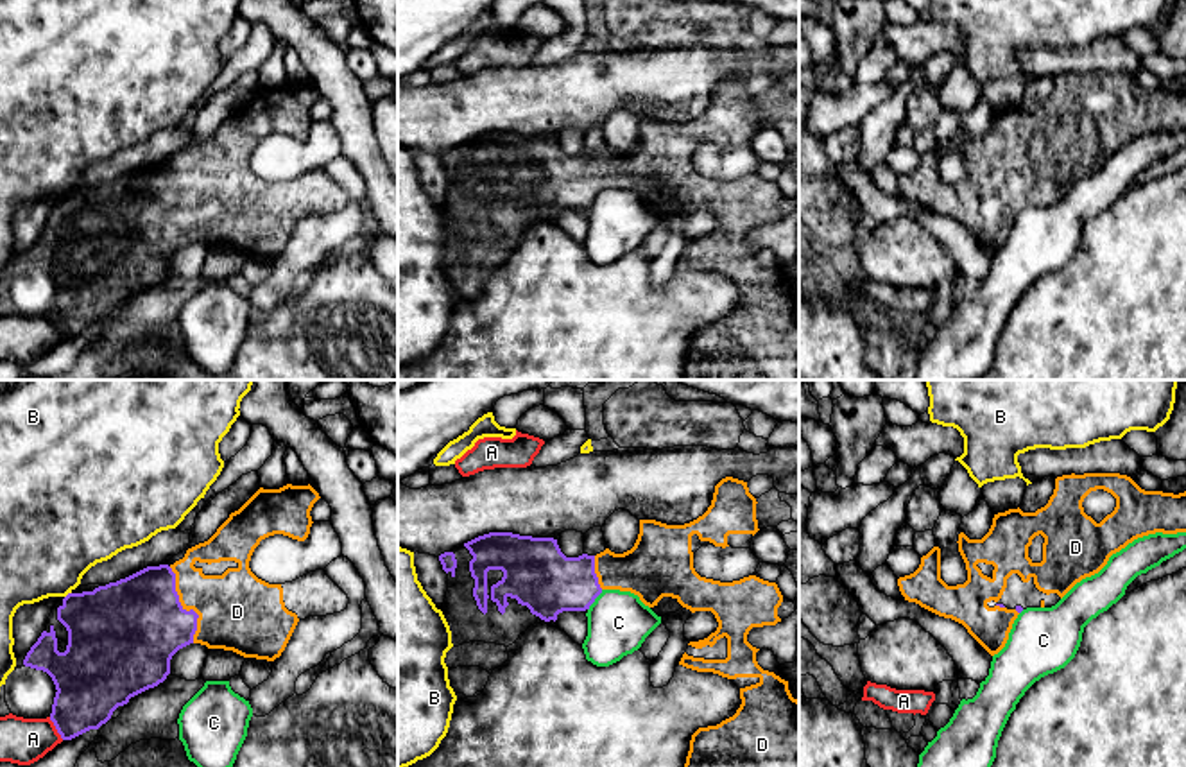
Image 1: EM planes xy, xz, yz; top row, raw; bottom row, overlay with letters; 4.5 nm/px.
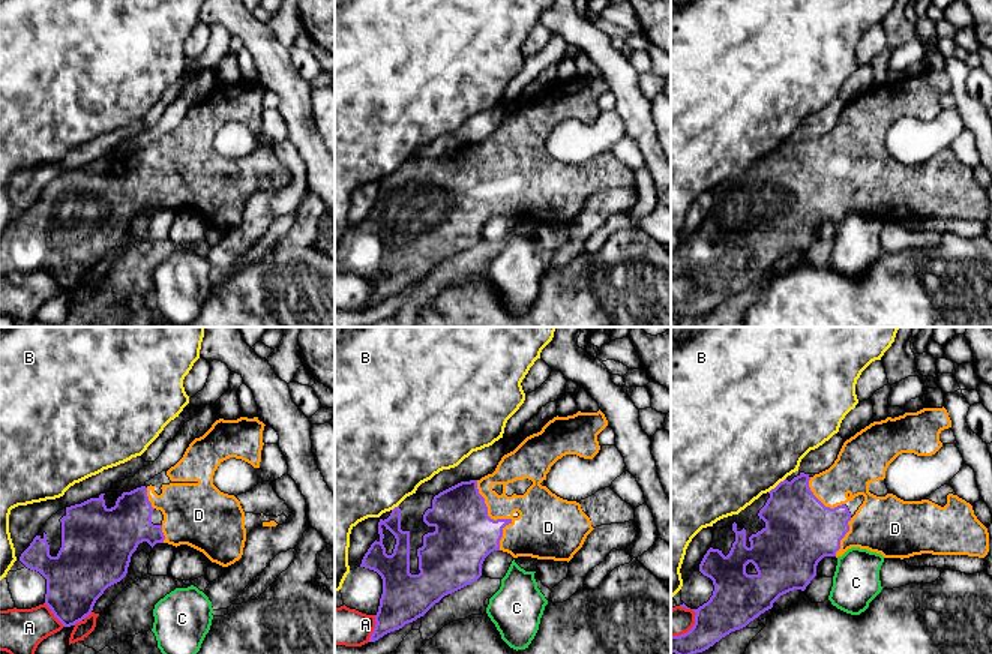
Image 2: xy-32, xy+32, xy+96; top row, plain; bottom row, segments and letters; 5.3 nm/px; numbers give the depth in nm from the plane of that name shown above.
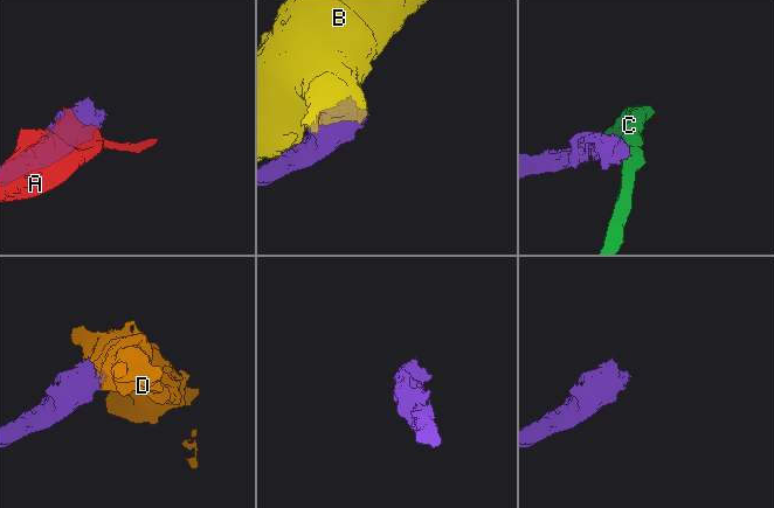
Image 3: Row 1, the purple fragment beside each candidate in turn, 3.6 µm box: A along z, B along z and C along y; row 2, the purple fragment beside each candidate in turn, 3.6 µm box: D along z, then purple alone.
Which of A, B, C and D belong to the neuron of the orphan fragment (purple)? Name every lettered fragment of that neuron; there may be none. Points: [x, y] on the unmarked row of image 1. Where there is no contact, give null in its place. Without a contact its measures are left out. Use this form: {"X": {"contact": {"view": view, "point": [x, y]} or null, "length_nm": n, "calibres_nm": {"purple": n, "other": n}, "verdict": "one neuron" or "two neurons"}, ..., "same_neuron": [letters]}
{"A": {"contact": {"view": "xy", "point": [56, 327]}, "length_nm": 120, "calibres_nm": {"purple": 300, "other": 200}, "verdict": "two neurons"}, "B": {"contact": {"view": "xy", "point": [67, 194]}, "length_nm": 40, "calibres_nm": {"purple": 380, "other": 440}, "verdict": "two neurons"}, "C": {"contact": {"view": "xz", "point": [593, 199]}, "length_nm": 120, "calibres_nm": {"purple": 280, "other": 280}, "verdict": "two neurons"}, "D": {"contact": {"view": "xy", "point": [185, 208]}, "length_nm": 360, "calibres_nm": {"purple": 440, "other": 360}, "verdict": "one neuron"}, "same_neuron": ["D"]}

